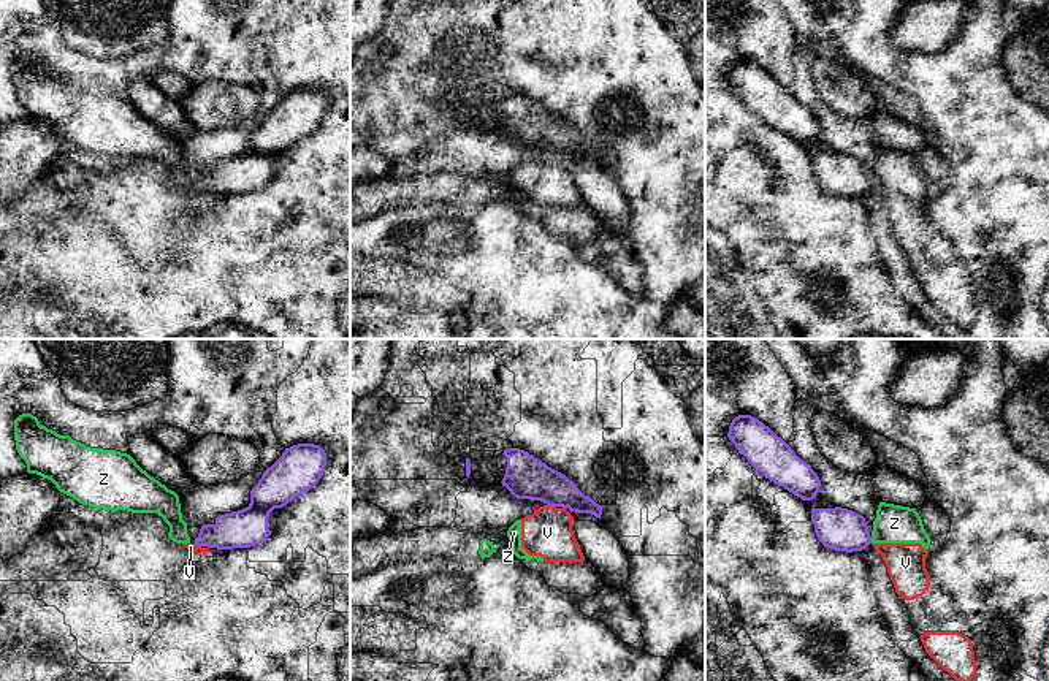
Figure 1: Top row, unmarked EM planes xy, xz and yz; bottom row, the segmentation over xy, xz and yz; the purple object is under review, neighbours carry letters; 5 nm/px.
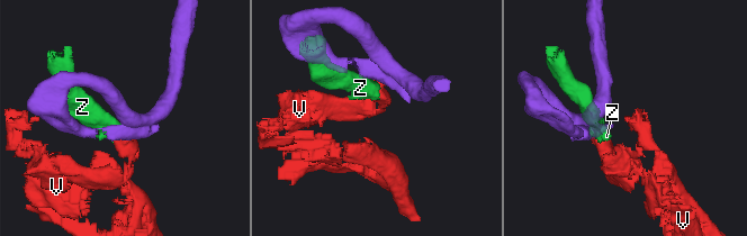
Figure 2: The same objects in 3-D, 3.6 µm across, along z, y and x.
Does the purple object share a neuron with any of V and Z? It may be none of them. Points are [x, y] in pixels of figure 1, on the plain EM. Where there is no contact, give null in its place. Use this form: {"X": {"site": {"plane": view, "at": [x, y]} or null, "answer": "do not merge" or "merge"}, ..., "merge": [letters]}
{"V": {"site": {"plane": "xz", "at": [552, 151]}, "answer": "do not merge"}, "Z": {"site": {"plane": "yz", "at": [870, 186]}, "answer": "merge"}, "merge": ["Z"]}

